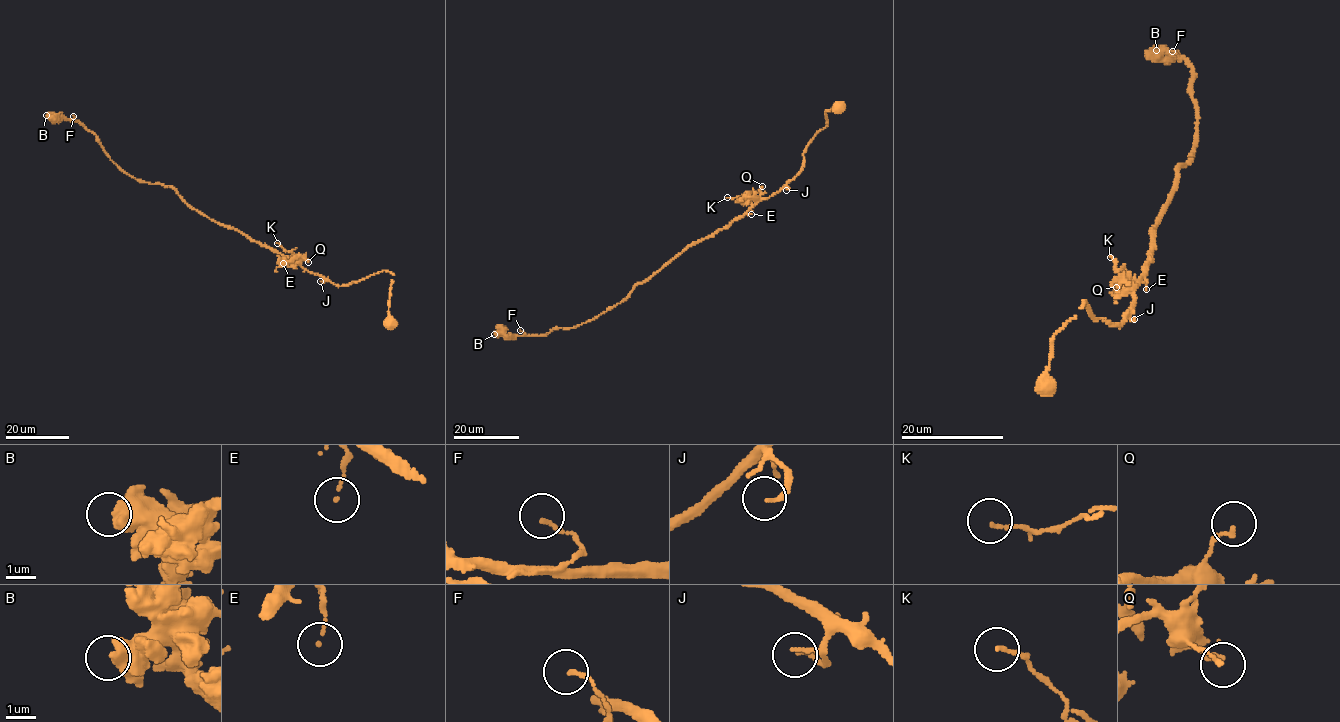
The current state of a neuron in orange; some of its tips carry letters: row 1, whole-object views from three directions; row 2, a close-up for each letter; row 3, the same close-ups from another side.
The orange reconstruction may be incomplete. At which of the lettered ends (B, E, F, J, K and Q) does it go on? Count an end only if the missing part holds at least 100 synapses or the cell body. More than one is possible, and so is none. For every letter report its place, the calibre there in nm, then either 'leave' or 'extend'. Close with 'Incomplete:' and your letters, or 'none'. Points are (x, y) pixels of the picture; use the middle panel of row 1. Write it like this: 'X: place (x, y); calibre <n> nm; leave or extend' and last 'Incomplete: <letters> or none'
B: place (494, 334); calibre 600 nm; leave
E: place (751, 214); calibre 80 nm; leave
F: place (520, 330); calibre 130 nm; leave
J: place (786, 190); calibre 150 nm; leave
K: place (727, 197); calibre 110 nm; leave
Q: place (762, 186); calibre 110 nm; leave
Incomplete: none

